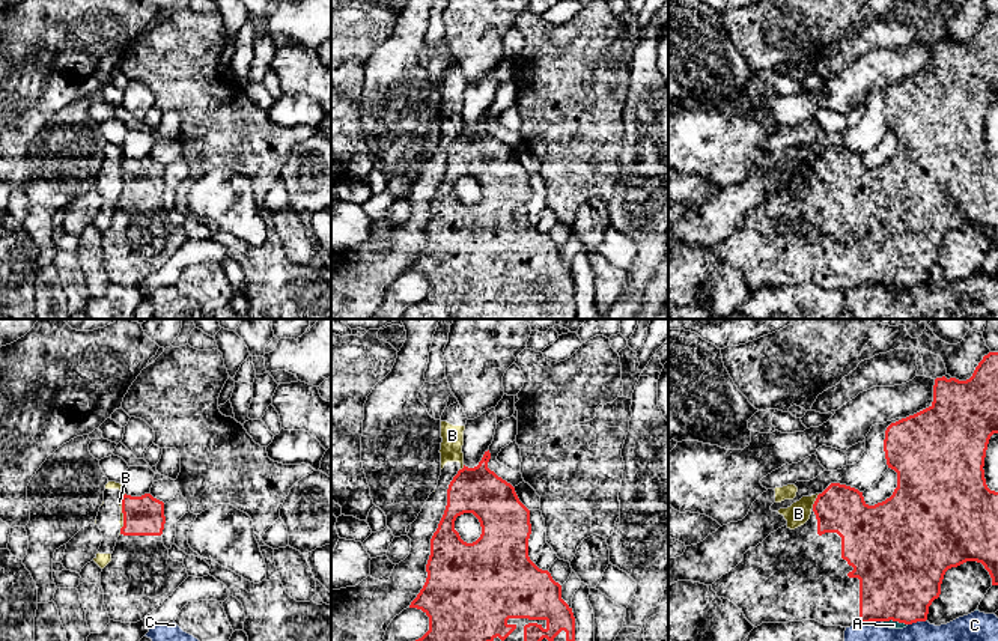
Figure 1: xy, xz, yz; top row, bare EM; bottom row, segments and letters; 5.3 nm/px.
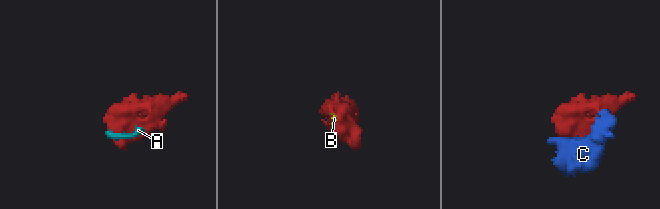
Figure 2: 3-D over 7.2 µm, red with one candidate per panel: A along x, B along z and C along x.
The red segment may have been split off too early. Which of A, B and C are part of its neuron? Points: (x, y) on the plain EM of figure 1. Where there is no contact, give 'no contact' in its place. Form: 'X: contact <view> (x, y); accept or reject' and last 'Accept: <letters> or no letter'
A: contact yz (894, 283); reject
B: contact yz (815, 164); reject
C: contact yz (870, 283); reject
Accept: no letter

